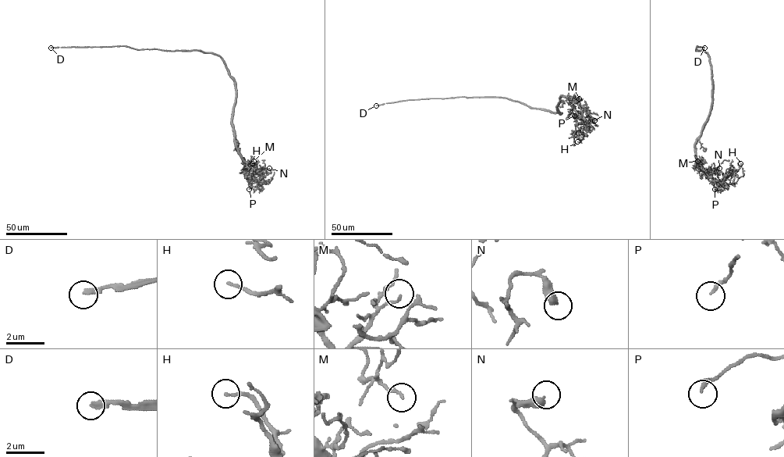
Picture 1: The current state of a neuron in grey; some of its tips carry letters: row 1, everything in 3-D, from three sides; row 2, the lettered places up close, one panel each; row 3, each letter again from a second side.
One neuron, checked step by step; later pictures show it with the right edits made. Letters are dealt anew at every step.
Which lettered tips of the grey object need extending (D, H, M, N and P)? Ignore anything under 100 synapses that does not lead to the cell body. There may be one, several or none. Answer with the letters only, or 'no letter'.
D

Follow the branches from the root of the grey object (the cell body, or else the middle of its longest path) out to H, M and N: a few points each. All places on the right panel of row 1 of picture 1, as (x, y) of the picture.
H: (711, 64), (711, 106), (701, 134), (695, 144), (695, 156), (707, 173), (723, 184), (732, 182), (740, 163)
M: (711, 64), (711, 106), (701, 134), (695, 144), (695, 157), (698, 162), (701, 160), (697, 161)
N: (711, 64), (711, 106), (701, 134), (695, 144), (695, 154), (697, 162), (704, 170), (718, 173), (719, 168)

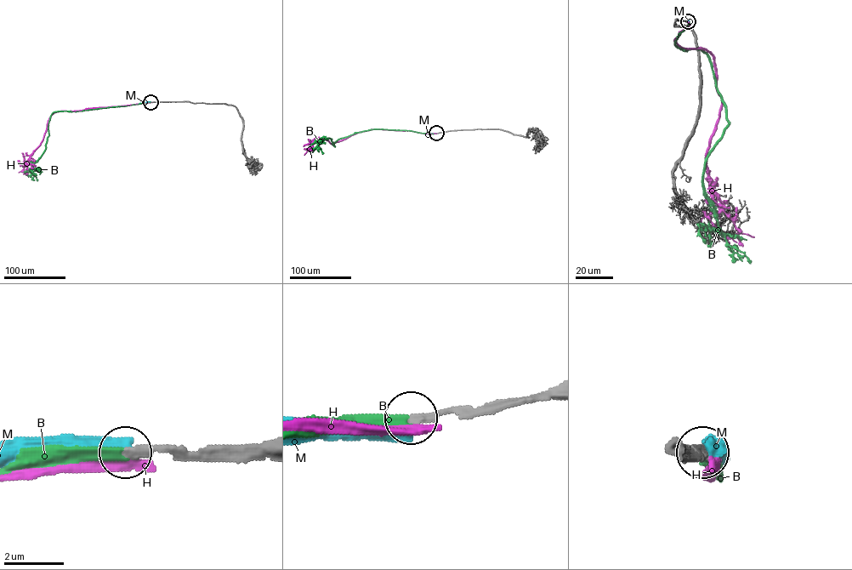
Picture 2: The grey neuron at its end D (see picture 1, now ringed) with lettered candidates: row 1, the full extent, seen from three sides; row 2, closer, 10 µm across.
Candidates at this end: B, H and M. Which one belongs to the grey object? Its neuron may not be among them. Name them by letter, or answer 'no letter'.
B

